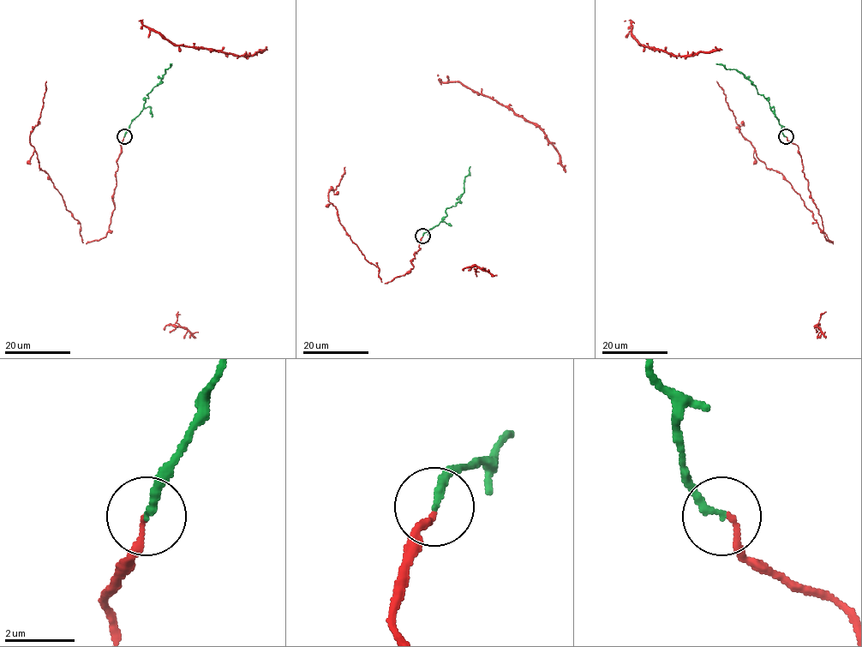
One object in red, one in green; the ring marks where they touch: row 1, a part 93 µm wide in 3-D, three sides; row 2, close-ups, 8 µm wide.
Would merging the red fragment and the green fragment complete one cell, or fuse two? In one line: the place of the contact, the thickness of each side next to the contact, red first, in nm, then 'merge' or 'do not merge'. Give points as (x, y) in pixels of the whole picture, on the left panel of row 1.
at (124, 136); 160 nm thick on the red side, 200 nm on the other; merge

